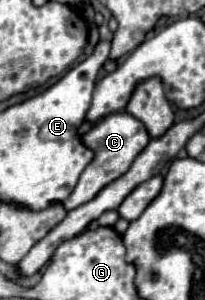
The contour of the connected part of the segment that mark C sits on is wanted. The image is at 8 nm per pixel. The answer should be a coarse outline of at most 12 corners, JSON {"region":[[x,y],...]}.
{"region":[[106,115],[80,137],[94,157],[66,211],[92,201],[150,143],[132,115]]}

